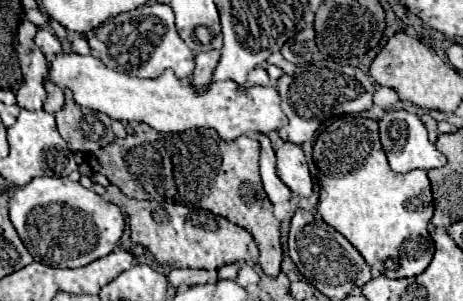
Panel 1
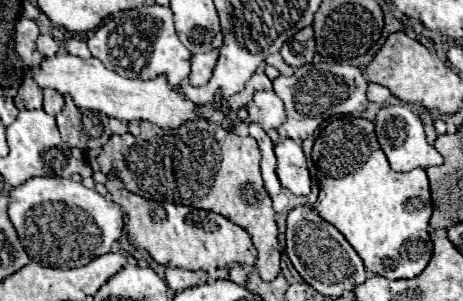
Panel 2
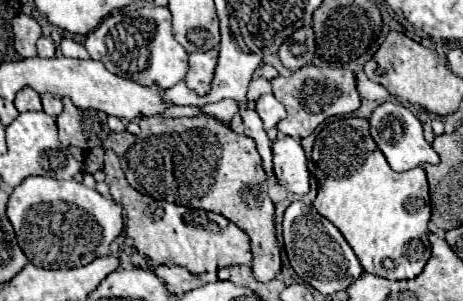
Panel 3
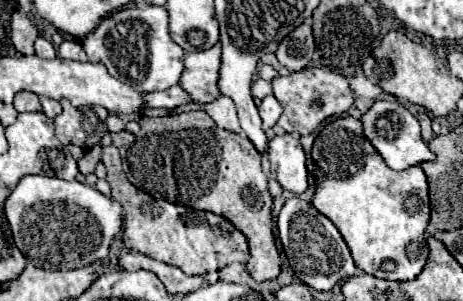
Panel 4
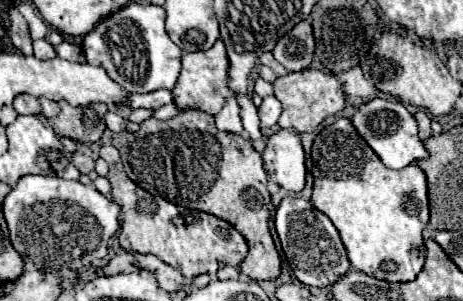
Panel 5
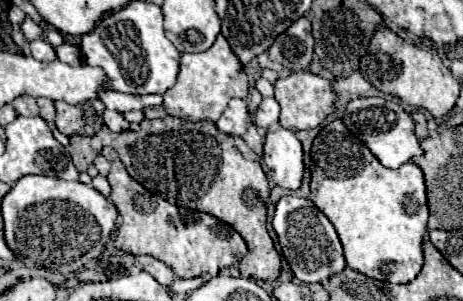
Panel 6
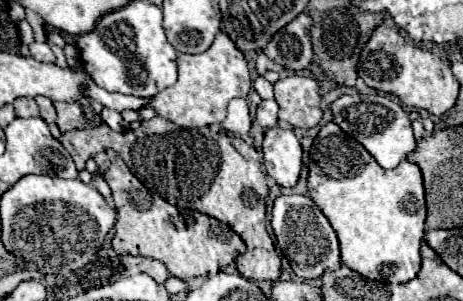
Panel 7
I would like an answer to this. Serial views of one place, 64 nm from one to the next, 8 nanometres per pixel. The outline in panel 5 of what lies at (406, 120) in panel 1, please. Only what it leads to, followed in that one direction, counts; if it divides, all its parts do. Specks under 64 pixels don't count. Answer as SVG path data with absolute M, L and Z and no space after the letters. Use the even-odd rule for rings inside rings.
M374 98L368 104L360 106L360 110L352 116L352 124L360 132L360 136L368 142L368 146L380 156L384 166L392 170L402 170L416 160L428 158L428 150L424 148L422 140L418 138L418 124L416 118L398 102L398 100L382 100Z

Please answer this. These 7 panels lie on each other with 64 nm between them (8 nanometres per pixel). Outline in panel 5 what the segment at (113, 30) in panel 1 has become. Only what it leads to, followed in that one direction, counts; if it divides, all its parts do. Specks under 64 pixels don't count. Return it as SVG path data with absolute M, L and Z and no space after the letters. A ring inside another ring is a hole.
M130 2L122 10L104 18L92 32L84 36L82 48L88 58L88 64L102 66L114 82L118 82L132 94L154 92L160 88L172 90L180 76L182 50L166 34L164 20L166 12L162 6L142 6Z

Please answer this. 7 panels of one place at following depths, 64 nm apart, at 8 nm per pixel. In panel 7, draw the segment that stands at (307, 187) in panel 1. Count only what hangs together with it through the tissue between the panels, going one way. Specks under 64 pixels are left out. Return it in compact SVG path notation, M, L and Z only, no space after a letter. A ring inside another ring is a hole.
M270 128L262 142L266 174L282 188L294 188L302 170L302 146L292 128Z

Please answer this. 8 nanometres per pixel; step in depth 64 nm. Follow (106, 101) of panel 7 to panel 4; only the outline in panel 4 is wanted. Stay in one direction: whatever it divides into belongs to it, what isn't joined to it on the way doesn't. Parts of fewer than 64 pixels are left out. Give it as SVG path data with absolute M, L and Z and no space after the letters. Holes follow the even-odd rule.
M180 84L146 96L146 106L152 106L152 108L176 108L176 106L190 104L190 102L192 100L188 100L188 92L184 92L184 88L180 88Z

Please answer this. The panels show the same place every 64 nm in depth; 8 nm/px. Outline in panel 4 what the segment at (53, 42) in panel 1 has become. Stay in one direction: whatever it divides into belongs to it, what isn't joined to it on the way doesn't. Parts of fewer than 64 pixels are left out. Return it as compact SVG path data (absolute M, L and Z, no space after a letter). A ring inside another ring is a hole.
M38 36L38 40L36 40L36 56L40 56L40 58L56 58L56 50L54 50L52 42L46 40L44 36Z

